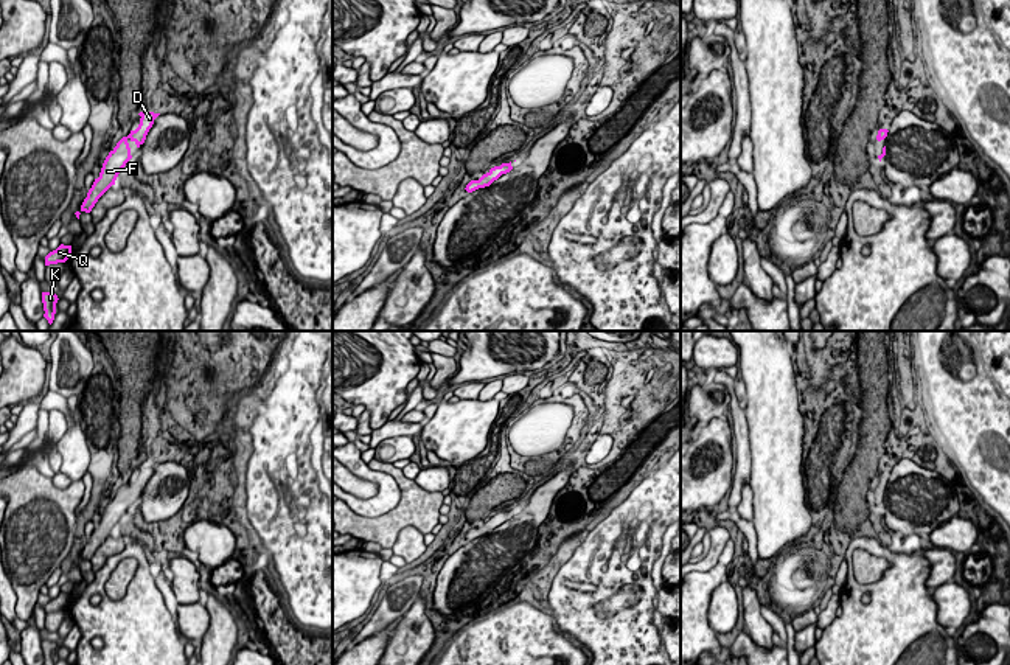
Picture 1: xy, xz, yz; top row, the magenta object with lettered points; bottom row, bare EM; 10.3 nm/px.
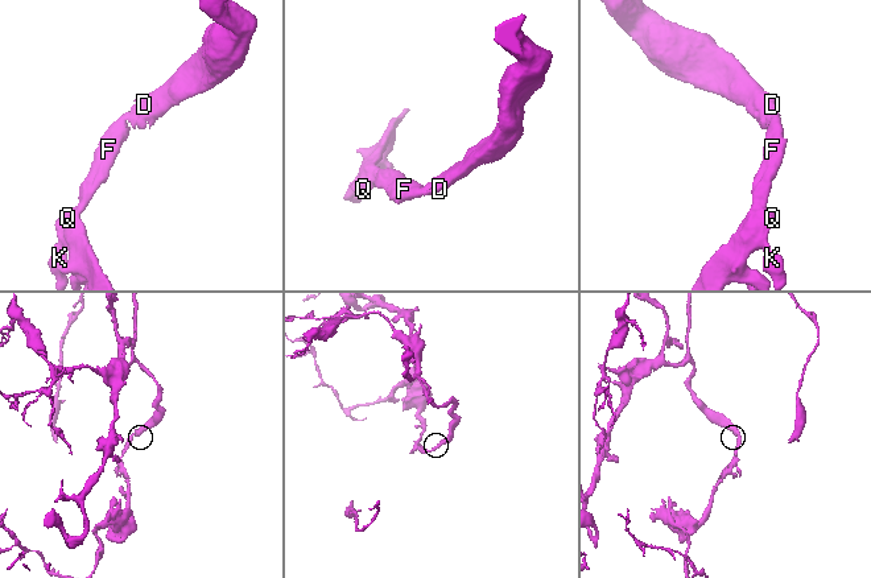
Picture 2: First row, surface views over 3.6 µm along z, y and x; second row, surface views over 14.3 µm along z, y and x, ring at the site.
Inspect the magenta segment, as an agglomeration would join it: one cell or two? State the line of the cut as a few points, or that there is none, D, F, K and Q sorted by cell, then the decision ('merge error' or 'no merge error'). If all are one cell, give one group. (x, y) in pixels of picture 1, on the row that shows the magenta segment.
no cut; D F K Q; no merge error

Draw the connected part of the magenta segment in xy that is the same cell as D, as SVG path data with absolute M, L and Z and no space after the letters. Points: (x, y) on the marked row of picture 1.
M140 112L138 113L140 118L140 124L135 131L131 131L131 134L127 137L123 137L117 146L109 152L109 155L106 157L99 177L95 179L92 188L87 193L87 197L84 199L81 210L76 211L76 218L79 219L79 214L82 211L90 213L92 208L95 207L95 204L98 202L98 199L112 186L115 185L115 180L120 174L120 171L126 166L126 163L132 158L131 155L131 148L129 148L129 140L134 141L137 144L137 148L140 148L145 140L146 135L149 132L149 129L154 124L154 120L160 115L160 113L154 113L154 112Z

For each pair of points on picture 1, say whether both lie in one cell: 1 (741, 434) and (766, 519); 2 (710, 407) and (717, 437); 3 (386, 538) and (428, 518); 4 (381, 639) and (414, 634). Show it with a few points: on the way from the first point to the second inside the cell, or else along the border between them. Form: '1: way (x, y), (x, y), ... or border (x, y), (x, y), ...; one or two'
1: border (748, 428), (749, 482); two
2: border (720, 417), (707, 421); two
3: way (395, 527), (404, 518), (417, 518); one
4: border (403, 617), (384, 648); two

